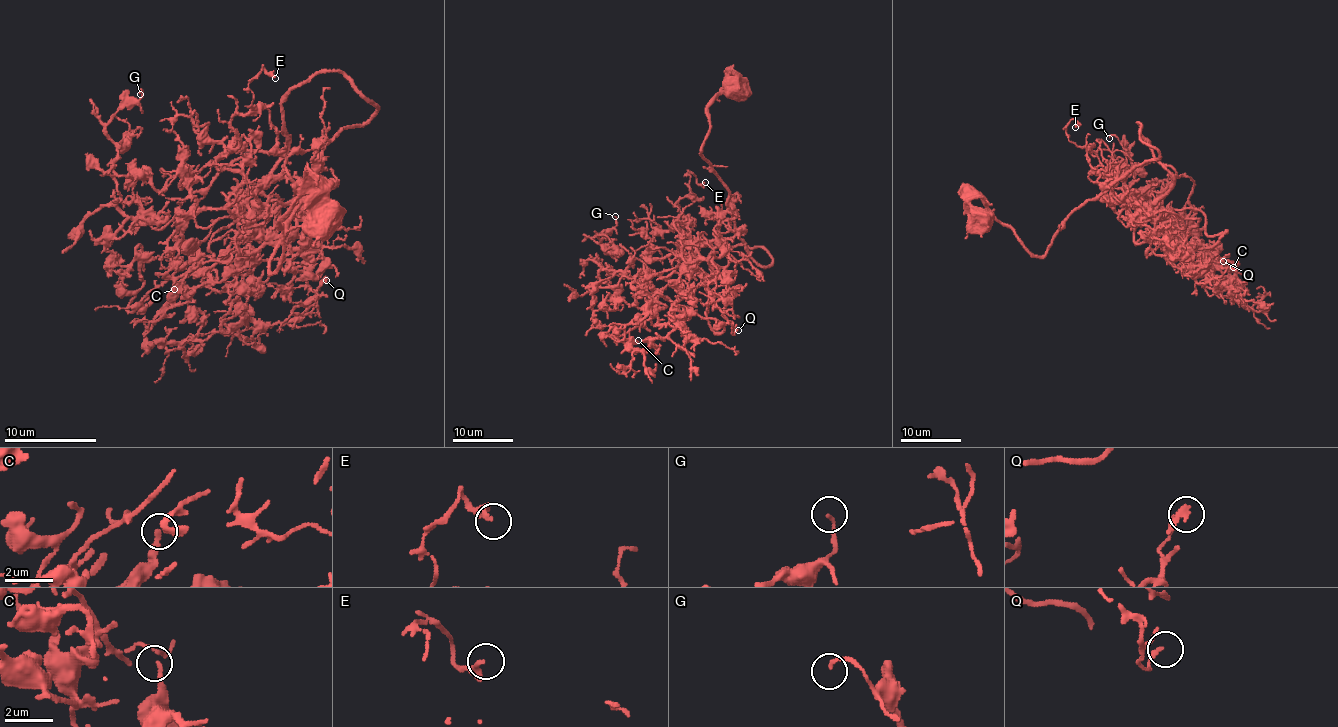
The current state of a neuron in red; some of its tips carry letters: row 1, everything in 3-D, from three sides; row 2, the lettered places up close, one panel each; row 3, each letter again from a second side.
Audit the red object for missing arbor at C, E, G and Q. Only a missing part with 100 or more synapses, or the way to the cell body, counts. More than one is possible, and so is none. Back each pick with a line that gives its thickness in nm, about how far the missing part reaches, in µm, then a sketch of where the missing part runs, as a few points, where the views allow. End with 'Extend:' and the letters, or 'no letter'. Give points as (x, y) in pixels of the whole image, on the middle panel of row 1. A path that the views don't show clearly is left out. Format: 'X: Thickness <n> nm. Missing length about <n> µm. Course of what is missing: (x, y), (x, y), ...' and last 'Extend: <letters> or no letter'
Extend: no letter

